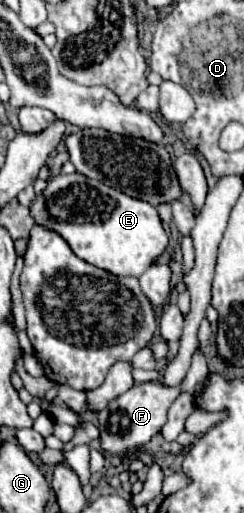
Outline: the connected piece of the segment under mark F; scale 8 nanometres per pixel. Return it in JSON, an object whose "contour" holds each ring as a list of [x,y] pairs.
{"contour":[[[146,382],[132,386],[126,394],[118,396],[110,406],[98,412],[100,420],[100,446],[106,454],[120,456],[128,450],[136,450],[152,440],[166,424],[166,412],[180,394],[180,388],[170,388],[160,382]]]}

